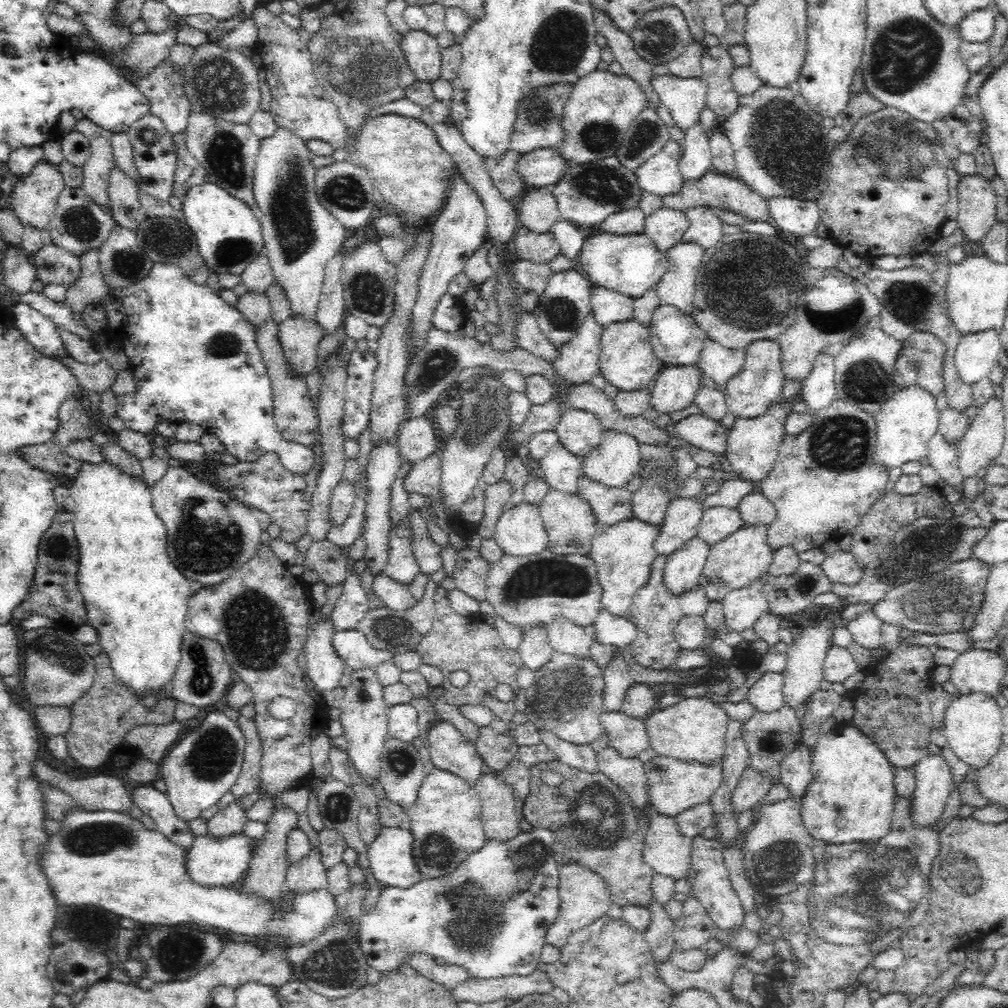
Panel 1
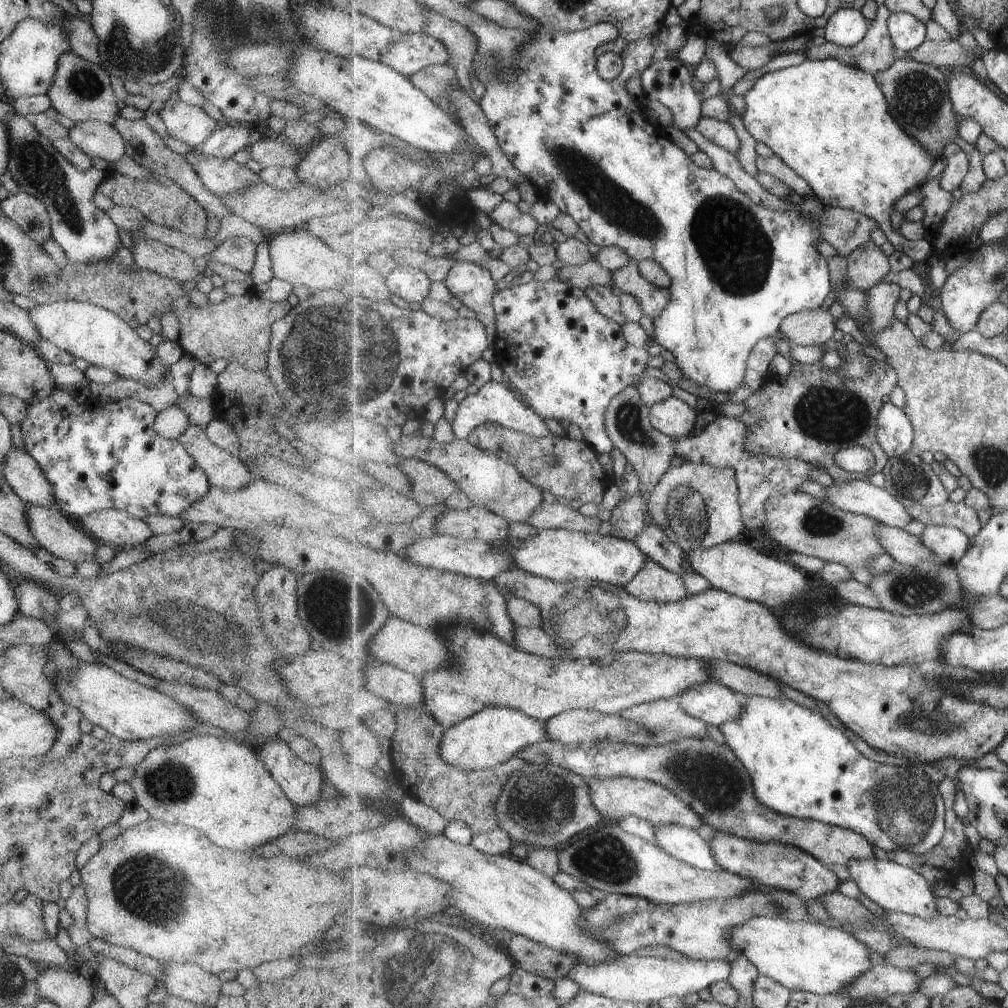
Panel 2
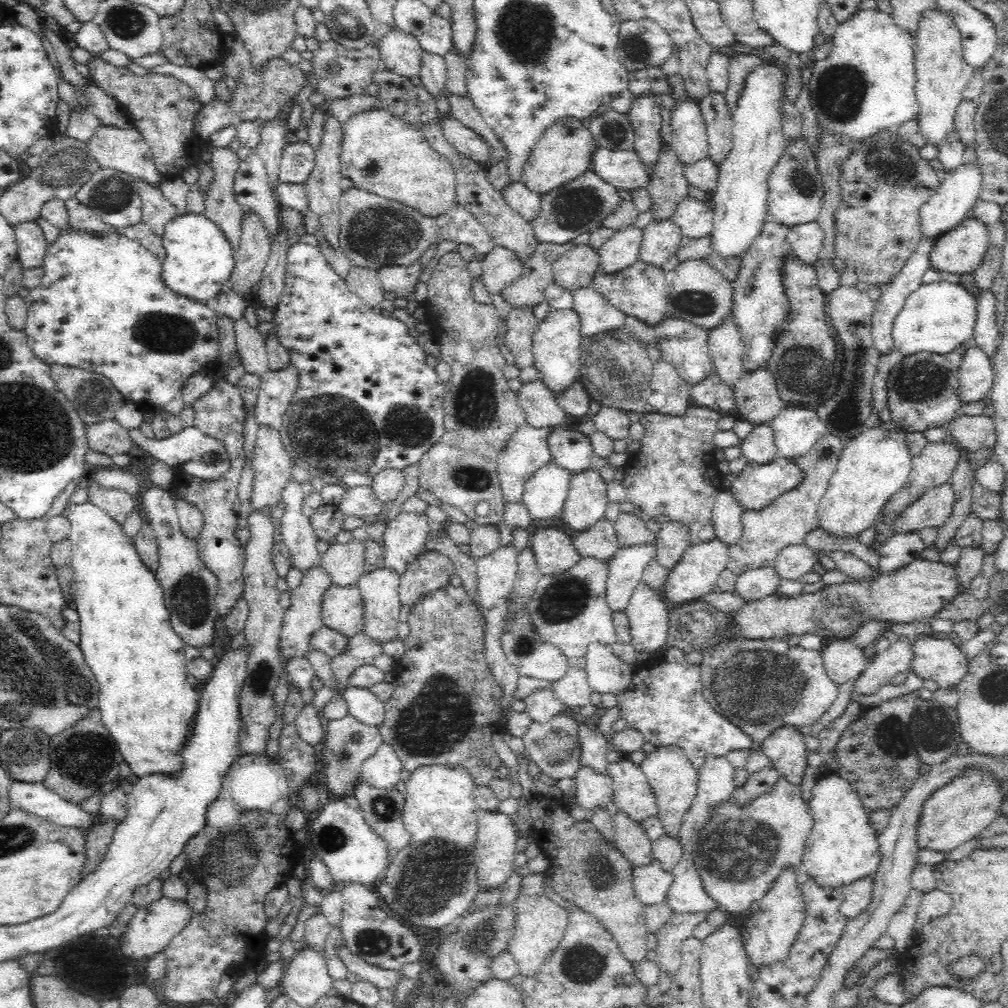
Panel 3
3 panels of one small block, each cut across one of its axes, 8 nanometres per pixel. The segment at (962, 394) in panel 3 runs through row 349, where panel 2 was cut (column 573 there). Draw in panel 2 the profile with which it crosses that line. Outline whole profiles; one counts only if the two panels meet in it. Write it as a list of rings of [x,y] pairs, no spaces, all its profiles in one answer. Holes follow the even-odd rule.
[[[636,953],[619,956],[611,963],[601,965],[587,965],[580,963],[572,969],[568,975],[575,980],[582,991],[588,991],[595,995],[605,996],[621,1001],[658,1001],[667,997],[680,997],[709,989],[720,981],[728,981],[731,977],[733,966],[725,960],[694,960],[687,958],[685,961],[676,962],[662,957],[640,956]]]

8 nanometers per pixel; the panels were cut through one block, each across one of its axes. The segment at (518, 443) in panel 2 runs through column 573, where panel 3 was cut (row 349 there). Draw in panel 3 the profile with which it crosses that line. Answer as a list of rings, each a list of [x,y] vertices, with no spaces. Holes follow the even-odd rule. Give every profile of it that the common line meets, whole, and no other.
[[[450,252],[444,254],[439,260],[438,263],[432,268],[431,277],[427,281],[428,288],[428,296],[425,299],[422,305],[422,316],[426,321],[427,328],[430,332],[430,335],[435,338],[436,344],[440,345],[440,354],[441,360],[446,363],[446,365],[451,369],[452,377],[448,382],[444,383],[445,386],[445,398],[443,404],[443,414],[444,420],[444,436],[432,446],[432,448],[428,449],[428,452],[425,452],[422,455],[422,458],[419,460],[418,465],[420,465],[420,478],[418,478],[418,488],[422,488],[422,490],[426,490],[426,492],[430,492],[436,498],[439,498],[442,502],[446,502],[446,504],[450,504],[450,506],[454,506],[454,508],[459,508],[464,512],[468,519],[472,521],[478,522],[480,525],[497,525],[500,520],[503,519],[503,510],[505,507],[504,497],[502,497],[502,491],[500,490],[500,482],[497,474],[497,458],[498,454],[504,450],[504,447],[508,444],[508,440],[514,431],[527,422],[526,414],[522,411],[522,408],[518,405],[517,394],[514,393],[510,389],[510,385],[508,380],[503,376],[503,369],[507,366],[505,359],[503,358],[505,355],[505,351],[503,348],[499,347],[497,342],[497,337],[499,334],[499,317],[496,314],[496,307],[492,303],[478,303],[472,297],[472,275],[468,269],[466,269],[467,262],[464,261],[464,258],[458,252]],[[479,502],[488,502],[490,504],[490,511],[487,516],[479,517],[474,513],[474,508]]]

